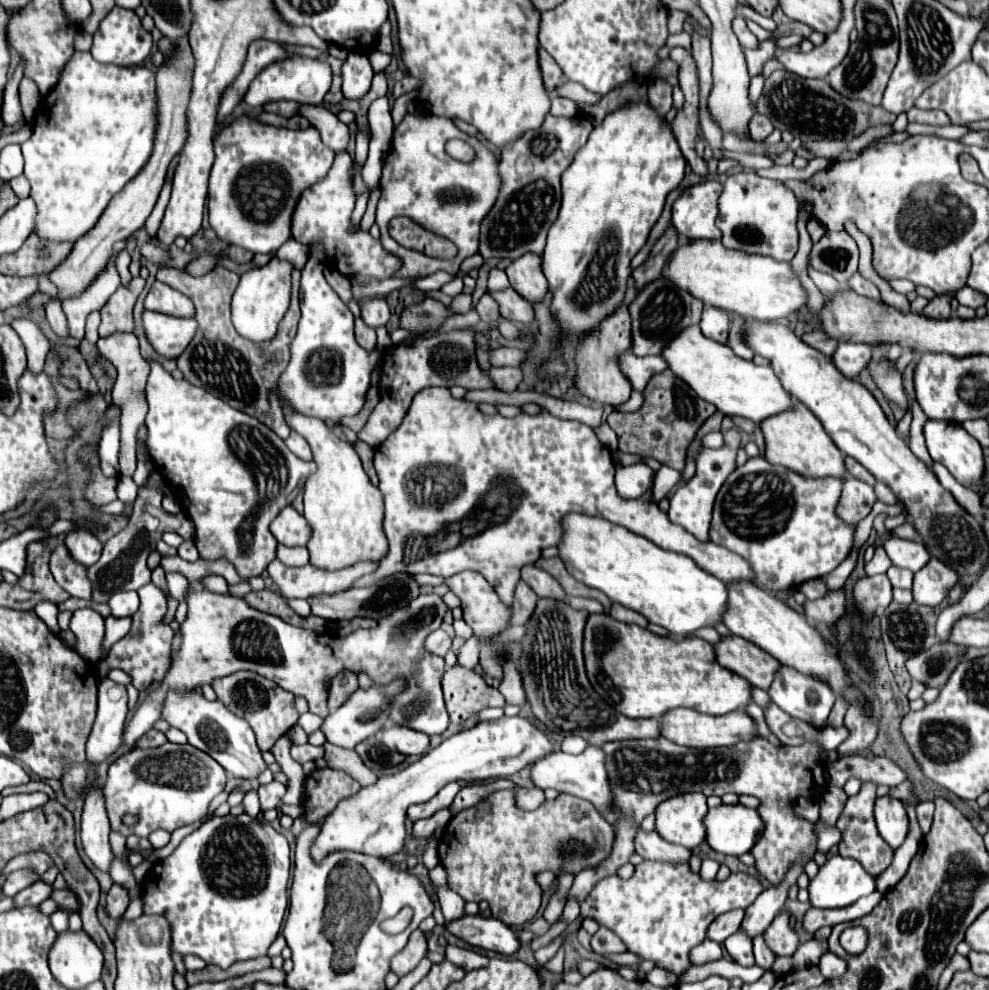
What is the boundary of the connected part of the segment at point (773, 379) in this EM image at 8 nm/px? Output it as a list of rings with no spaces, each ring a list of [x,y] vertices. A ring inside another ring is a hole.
[[[690,326],[686,334],[678,334],[678,338],[666,346],[666,354],[662,356],[678,378],[682,378],[702,400],[714,404],[726,416],[740,416],[760,424],[774,414],[794,408],[790,392],[782,386],[780,378],[770,366],[756,366],[754,362],[738,358],[730,346],[710,342],[710,338],[706,338],[698,326]]]

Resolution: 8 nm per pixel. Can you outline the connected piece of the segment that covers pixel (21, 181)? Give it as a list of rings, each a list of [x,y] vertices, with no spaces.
[[[24,176],[12,178],[8,184],[10,184],[10,188],[14,190],[14,194],[16,194],[18,198],[26,198],[26,196],[28,196],[28,186],[26,186],[26,178],[24,178]]]

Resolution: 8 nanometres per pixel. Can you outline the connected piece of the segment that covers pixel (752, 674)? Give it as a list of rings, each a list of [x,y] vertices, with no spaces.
[[[738,636],[722,638],[722,642],[716,644],[714,648],[718,662],[724,668],[730,668],[738,676],[746,678],[756,688],[770,690],[774,676],[780,670],[780,662],[774,660],[774,656],[766,654],[762,648]]]

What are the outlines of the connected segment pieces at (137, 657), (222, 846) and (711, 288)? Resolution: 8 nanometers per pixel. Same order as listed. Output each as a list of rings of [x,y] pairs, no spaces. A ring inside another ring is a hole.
[[[150,582],[150,584],[142,586],[142,590],[138,590],[138,596],[140,596],[140,608],[132,616],[134,626],[132,626],[130,634],[126,638],[118,640],[118,644],[112,646],[106,660],[98,664],[98,674],[106,676],[106,672],[110,668],[120,668],[120,670],[124,670],[124,672],[128,672],[132,676],[132,684],[142,692],[142,690],[150,688],[150,684],[160,682],[164,678],[168,658],[170,658],[170,646],[172,646],[174,630],[168,624],[160,622],[162,616],[166,614],[168,600],[166,600],[164,592],[156,584]]]
[[[226,814],[226,816],[214,816],[210,820],[206,820],[198,830],[194,830],[190,836],[186,836],[180,846],[166,858],[166,860],[160,860],[156,862],[146,874],[146,878],[142,880],[142,902],[144,902],[144,914],[160,914],[168,920],[170,924],[170,932],[172,932],[172,942],[170,942],[170,948],[182,956],[188,956],[188,954],[196,954],[200,956],[206,964],[216,964],[220,968],[228,968],[230,964],[234,962],[242,962],[242,960],[252,960],[252,958],[260,958],[260,956],[266,956],[270,944],[276,940],[278,932],[280,932],[280,926],[282,926],[282,920],[284,920],[284,912],[286,912],[286,884],[288,884],[288,878],[290,878],[290,850],[288,850],[288,840],[276,832],[266,820],[258,820],[258,818],[252,818],[248,814],[240,814],[240,816],[232,816],[232,814]]]
[[[694,240],[694,246],[676,248],[664,274],[684,290],[690,290],[696,298],[702,298],[702,302],[742,318],[780,320],[796,314],[808,304],[808,292],[790,262],[776,262],[768,256],[730,250],[718,240]]]

